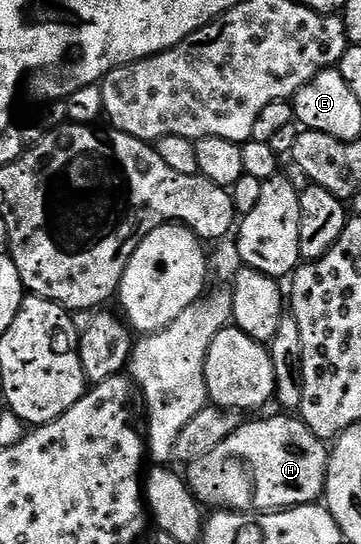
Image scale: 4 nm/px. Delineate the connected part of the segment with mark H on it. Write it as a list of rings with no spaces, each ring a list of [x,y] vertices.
[[[279,413],[283,415],[271,415],[268,419],[255,419],[252,423],[243,421],[240,426],[231,435],[225,437],[219,445],[211,453],[205,454],[199,460],[193,460],[185,471],[185,482],[191,488],[192,495],[199,500],[204,508],[210,509],[226,509],[229,511],[245,511],[248,513],[270,513],[272,511],[282,511],[293,507],[306,507],[308,505],[315,505],[324,498],[325,488],[327,485],[327,456],[329,454],[329,447],[324,440],[318,439],[317,436],[311,432],[302,419],[292,417],[290,414]]]

